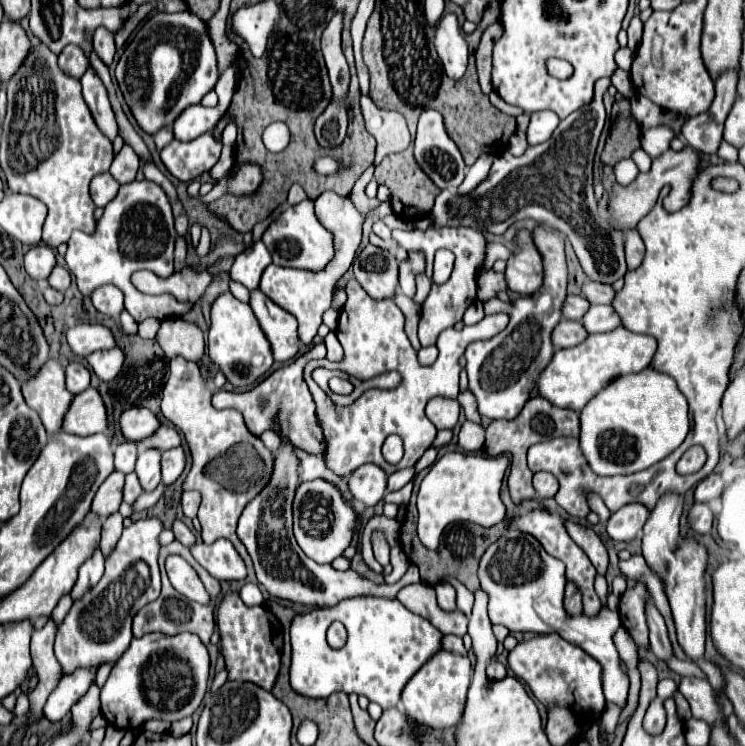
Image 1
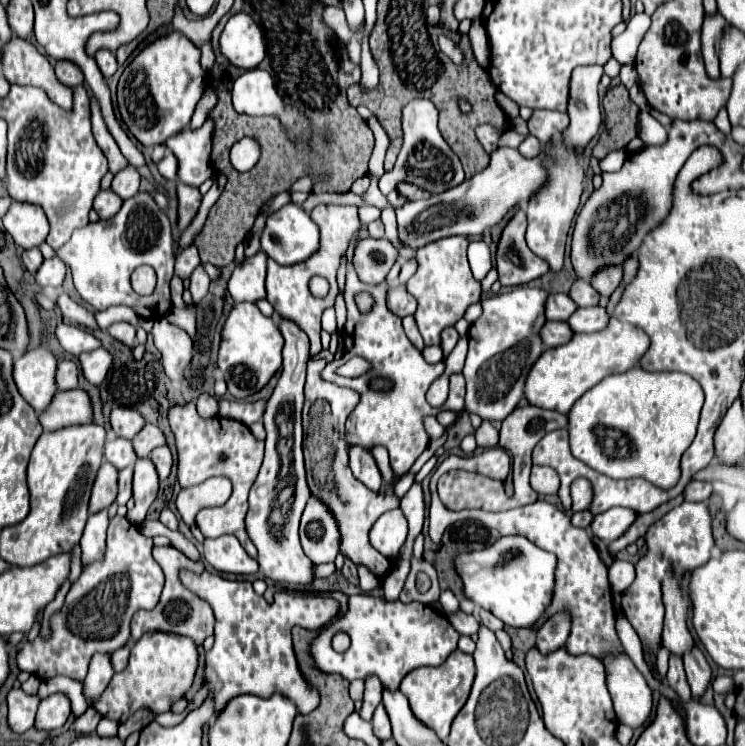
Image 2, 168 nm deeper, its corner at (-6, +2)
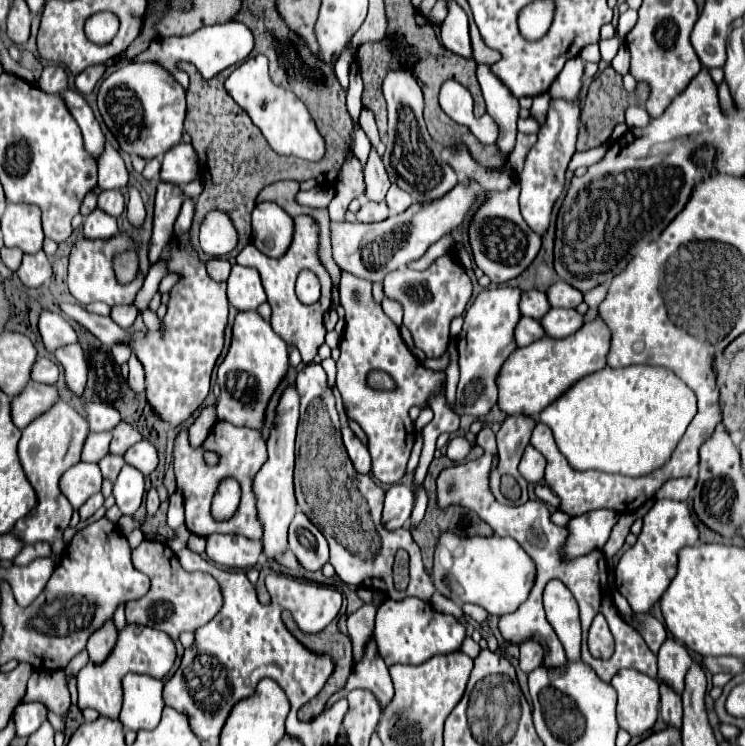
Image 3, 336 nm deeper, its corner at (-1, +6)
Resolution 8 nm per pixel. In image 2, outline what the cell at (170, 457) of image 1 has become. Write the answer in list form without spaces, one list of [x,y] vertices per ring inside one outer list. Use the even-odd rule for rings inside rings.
[[[162,445],[162,447],[158,447],[154,453],[150,453],[150,459],[154,459],[158,477],[160,477],[160,481],[164,481],[164,479],[170,475],[170,471],[172,471],[172,463],[174,463],[172,451],[170,451],[166,445]]]

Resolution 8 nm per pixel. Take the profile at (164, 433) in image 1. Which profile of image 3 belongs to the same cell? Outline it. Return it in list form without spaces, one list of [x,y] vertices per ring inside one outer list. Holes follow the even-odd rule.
[[[117,423],[117,427],[113,427],[113,439],[109,443],[109,453],[115,453],[115,455],[123,455],[127,451],[129,445],[141,441],[141,433],[135,431],[135,427],[131,427],[129,423]]]

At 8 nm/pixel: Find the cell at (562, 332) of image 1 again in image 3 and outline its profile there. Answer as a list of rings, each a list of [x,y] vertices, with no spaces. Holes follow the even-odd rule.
[[[521,317],[517,327],[515,327],[515,343],[519,347],[525,347],[529,343],[533,343],[535,339],[541,339],[541,325],[535,319],[529,317]]]

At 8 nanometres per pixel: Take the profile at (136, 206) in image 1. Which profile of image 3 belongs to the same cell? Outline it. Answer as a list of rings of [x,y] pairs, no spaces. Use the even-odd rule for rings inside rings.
[[[117,235],[113,241],[77,241],[75,247],[71,249],[71,255],[69,255],[69,277],[67,277],[67,285],[69,285],[69,293],[81,303],[81,305],[89,305],[91,301],[101,301],[101,303],[107,303],[107,305],[129,305],[133,303],[137,291],[141,289],[143,285],[143,275],[137,275],[137,279],[133,283],[127,283],[127,285],[119,285],[115,275],[113,275],[113,269],[111,269],[111,263],[113,263],[113,255],[115,253],[121,253],[129,247],[133,247],[133,239],[129,235]]]

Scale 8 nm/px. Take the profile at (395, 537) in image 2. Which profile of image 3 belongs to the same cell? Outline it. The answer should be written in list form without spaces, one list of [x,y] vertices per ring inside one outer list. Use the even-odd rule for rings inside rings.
[[[403,483],[393,485],[385,497],[385,509],[383,509],[385,527],[389,527],[391,531],[397,527],[403,527],[405,521],[411,517],[413,505],[415,505],[415,495],[411,487]]]

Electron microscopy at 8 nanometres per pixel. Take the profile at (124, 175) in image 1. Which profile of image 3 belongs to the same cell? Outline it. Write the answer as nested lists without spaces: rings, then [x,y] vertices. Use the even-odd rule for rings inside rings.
[[[109,189],[109,191],[103,191],[99,195],[97,207],[111,217],[119,217],[125,211],[125,199],[123,199],[119,189]]]

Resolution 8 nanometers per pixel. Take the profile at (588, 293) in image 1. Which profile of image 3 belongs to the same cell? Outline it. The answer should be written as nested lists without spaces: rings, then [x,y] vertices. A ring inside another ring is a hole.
[[[557,281],[553,283],[547,291],[547,301],[549,301],[549,307],[563,307],[563,309],[575,309],[581,301],[583,301],[583,295],[581,291],[573,291],[573,287],[565,285],[563,281]]]

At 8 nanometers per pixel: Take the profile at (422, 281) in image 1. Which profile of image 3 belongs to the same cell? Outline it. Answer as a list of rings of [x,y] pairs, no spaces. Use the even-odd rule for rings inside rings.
[[[371,147],[371,153],[367,157],[367,165],[365,165],[365,185],[367,185],[367,191],[365,191],[365,197],[369,201],[383,201],[385,199],[385,193],[391,185],[389,177],[387,177],[387,171],[383,167],[383,161],[379,157],[379,153],[375,151],[375,147]]]

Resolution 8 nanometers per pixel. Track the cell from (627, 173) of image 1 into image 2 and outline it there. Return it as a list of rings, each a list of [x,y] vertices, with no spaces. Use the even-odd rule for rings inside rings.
[[[618,149],[618,151],[610,153],[608,157],[604,157],[600,161],[600,167],[602,167],[602,171],[620,171],[622,165],[626,163],[626,157],[628,157],[628,153],[624,149]]]

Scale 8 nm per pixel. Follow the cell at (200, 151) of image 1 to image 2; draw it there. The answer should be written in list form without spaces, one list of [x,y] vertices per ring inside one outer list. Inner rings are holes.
[[[168,151],[164,155],[164,159],[158,163],[158,171],[162,177],[166,177],[170,181],[178,181],[178,159],[174,157],[172,151]]]

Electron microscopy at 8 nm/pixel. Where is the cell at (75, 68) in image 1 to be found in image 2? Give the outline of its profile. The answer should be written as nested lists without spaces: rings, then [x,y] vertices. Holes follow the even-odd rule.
[[[58,59],[54,63],[54,69],[56,69],[56,77],[60,79],[60,83],[64,83],[66,87],[76,87],[80,83],[84,83],[84,73],[80,71],[80,67],[72,61],[66,61],[66,59]]]

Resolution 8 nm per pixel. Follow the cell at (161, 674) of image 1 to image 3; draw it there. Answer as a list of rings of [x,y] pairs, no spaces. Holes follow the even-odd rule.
[[[125,625],[119,631],[117,643],[109,657],[103,663],[89,661],[77,673],[77,691],[79,691],[79,709],[93,707],[101,715],[109,719],[117,719],[121,705],[123,705],[123,687],[121,681],[127,673],[141,673],[141,675],[155,675],[163,679],[175,663],[175,645],[163,631],[155,631],[151,627],[141,625]]]

